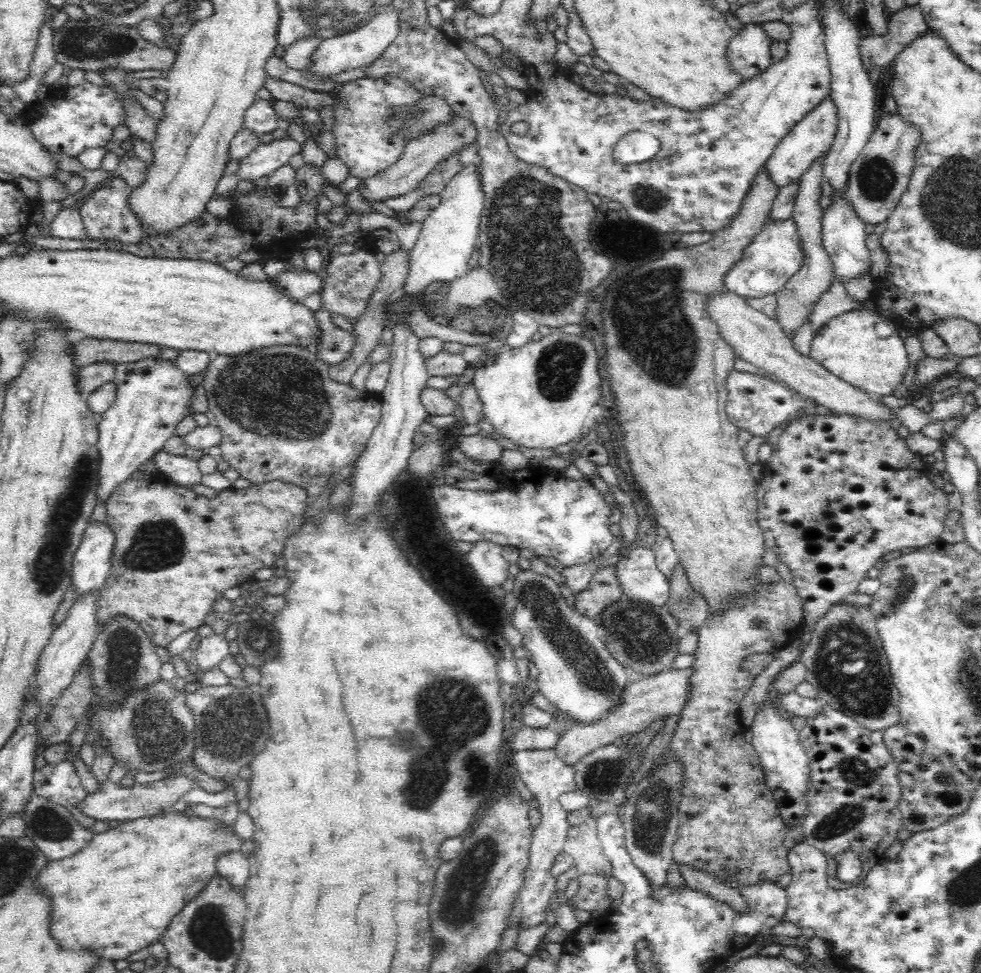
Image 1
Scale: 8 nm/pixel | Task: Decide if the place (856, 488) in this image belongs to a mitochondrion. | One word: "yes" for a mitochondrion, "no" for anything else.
no

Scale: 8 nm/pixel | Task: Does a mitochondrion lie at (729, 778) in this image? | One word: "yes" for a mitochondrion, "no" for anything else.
no

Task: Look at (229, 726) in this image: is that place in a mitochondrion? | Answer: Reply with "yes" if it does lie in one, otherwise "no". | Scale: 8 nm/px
yes

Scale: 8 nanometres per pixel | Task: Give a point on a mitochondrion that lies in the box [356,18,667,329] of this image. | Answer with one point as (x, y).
(533, 265)

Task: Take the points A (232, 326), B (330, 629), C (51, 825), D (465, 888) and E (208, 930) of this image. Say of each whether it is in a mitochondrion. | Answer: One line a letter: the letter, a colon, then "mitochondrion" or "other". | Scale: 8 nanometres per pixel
A: other
B: other
C: mitochondrion
D: mitochondrion
E: mitochondrion

